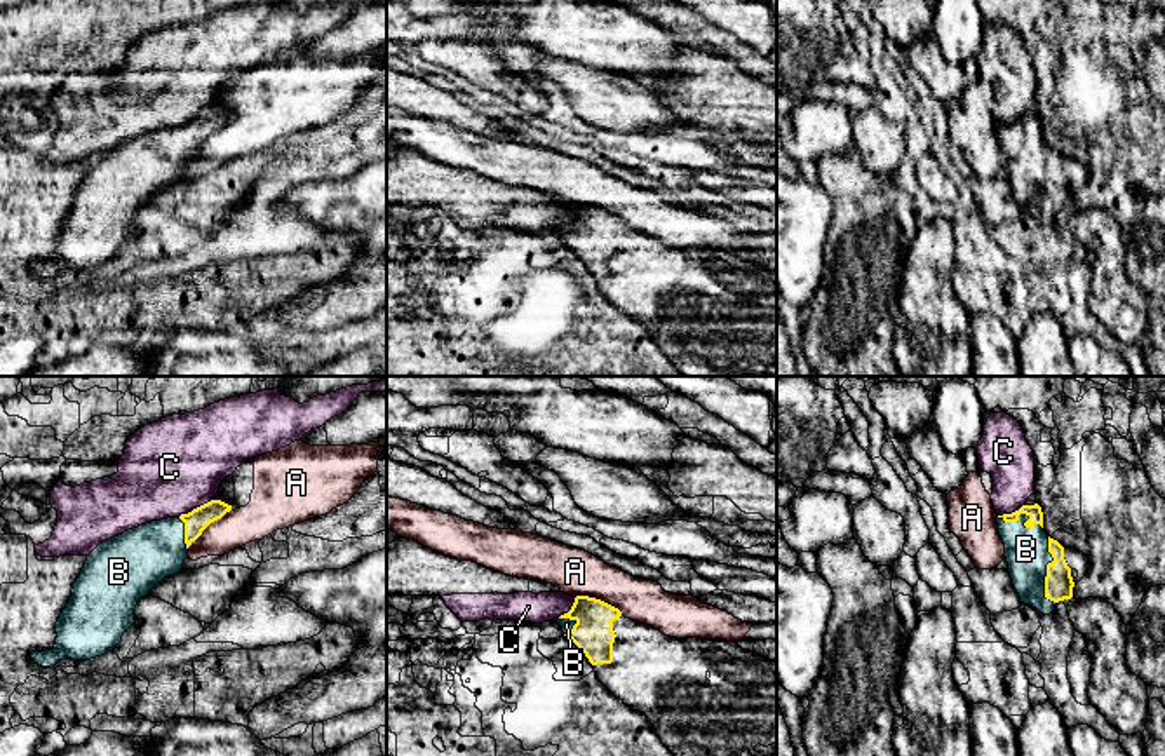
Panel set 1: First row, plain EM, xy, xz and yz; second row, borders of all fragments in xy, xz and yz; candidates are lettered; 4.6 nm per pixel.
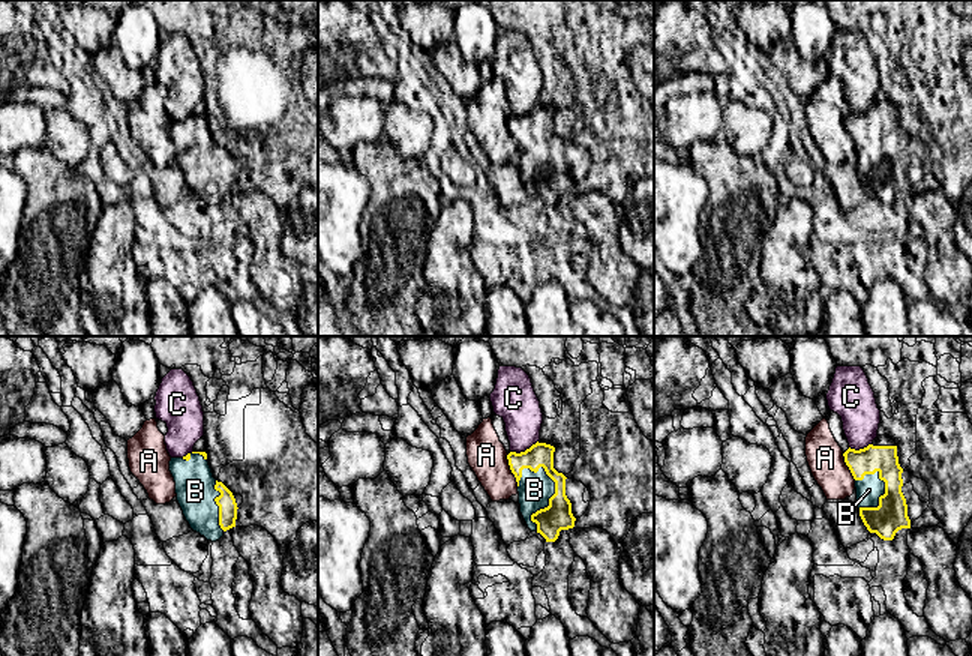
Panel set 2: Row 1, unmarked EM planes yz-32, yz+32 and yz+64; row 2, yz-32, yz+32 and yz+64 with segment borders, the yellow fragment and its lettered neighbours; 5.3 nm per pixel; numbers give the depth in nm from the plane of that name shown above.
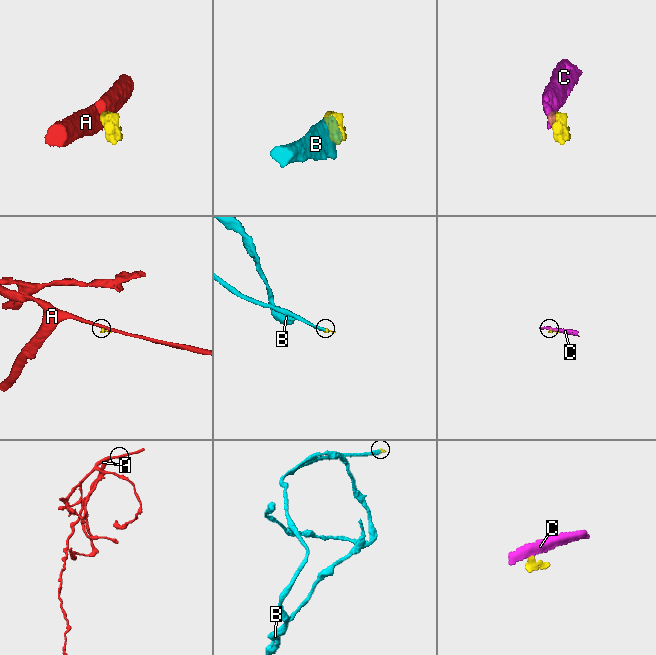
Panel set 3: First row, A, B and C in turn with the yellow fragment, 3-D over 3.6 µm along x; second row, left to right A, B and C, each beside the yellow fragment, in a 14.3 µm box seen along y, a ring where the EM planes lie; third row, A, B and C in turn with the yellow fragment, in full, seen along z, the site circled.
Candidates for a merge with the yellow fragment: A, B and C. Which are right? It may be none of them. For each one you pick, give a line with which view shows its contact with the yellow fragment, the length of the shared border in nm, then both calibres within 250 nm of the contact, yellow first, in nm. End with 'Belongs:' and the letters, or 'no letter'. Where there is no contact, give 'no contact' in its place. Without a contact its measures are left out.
B: yz | 320 nm | 130/200 nm
Belongs: B

